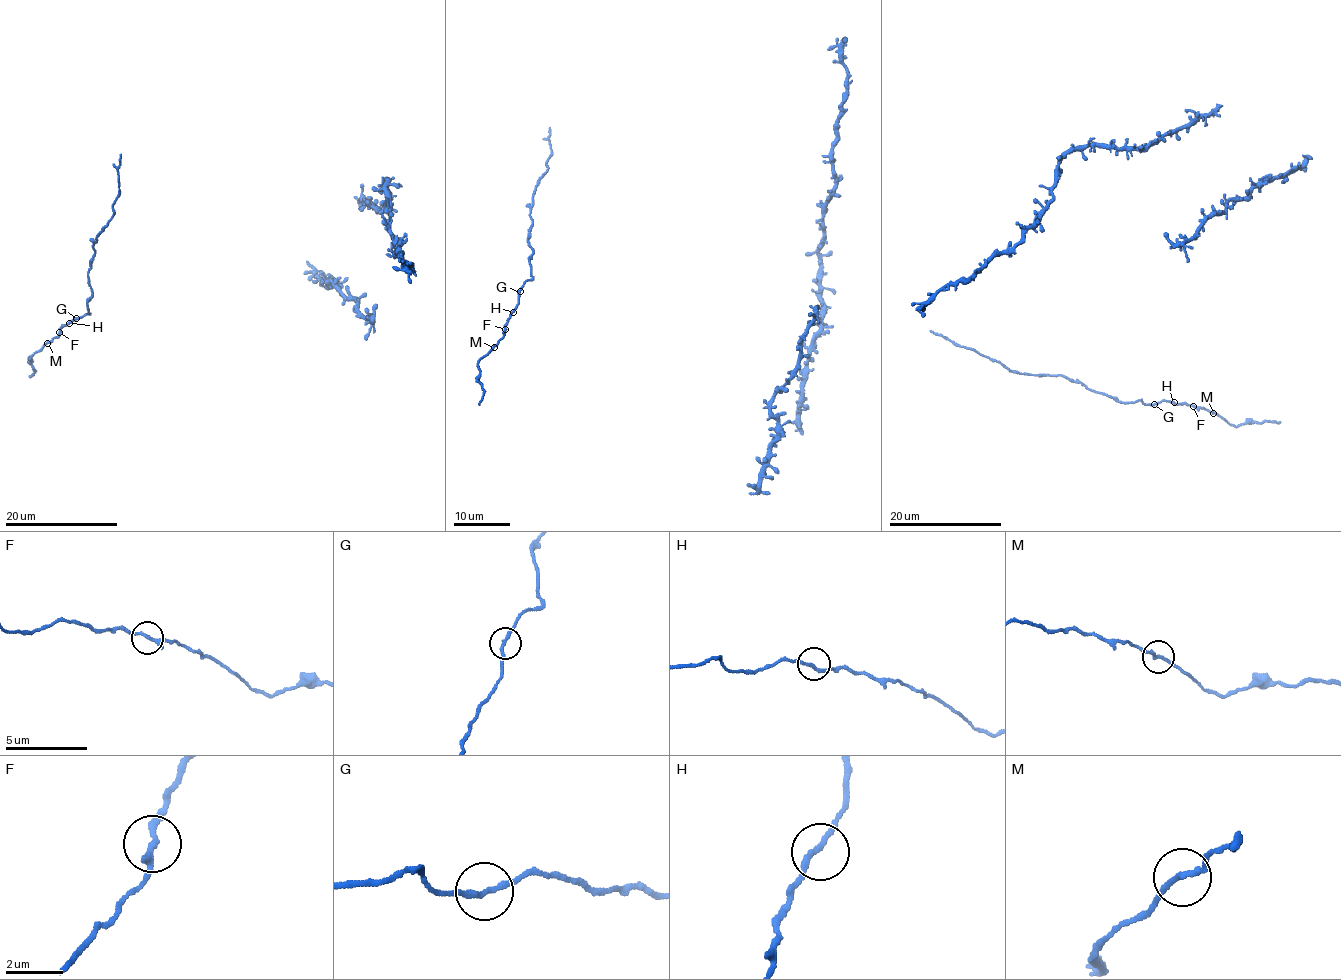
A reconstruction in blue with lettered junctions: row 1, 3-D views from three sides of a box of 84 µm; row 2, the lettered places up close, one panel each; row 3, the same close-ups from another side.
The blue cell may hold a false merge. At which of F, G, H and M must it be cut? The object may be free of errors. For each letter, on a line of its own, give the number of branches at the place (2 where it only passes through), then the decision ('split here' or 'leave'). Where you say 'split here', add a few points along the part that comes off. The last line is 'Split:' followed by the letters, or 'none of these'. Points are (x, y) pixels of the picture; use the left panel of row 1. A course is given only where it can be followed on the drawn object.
F: 2 branches meet; leave
G: 2 branches meet; leave
H: 2 branches meet; leave
M: 2 branches meet; leave
Split: none of these

